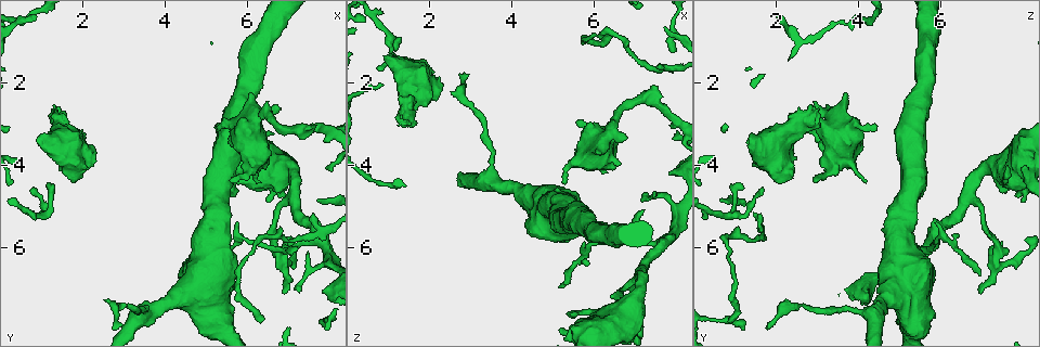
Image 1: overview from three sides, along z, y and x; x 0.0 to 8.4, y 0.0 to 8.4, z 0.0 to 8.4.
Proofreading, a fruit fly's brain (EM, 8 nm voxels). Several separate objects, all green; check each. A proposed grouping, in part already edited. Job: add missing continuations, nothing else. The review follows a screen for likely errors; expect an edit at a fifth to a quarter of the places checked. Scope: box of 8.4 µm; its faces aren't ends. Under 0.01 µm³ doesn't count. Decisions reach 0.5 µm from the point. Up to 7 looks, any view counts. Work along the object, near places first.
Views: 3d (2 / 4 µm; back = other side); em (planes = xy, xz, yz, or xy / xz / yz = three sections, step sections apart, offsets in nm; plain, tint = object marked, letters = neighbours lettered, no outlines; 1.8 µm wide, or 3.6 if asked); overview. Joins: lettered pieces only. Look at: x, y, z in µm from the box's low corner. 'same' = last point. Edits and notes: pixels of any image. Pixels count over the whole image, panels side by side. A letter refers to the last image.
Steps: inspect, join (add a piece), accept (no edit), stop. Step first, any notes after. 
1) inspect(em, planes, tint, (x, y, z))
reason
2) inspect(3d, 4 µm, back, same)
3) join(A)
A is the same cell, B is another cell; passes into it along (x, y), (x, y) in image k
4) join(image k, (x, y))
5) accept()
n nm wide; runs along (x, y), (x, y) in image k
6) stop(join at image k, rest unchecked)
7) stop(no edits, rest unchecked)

inspect(3d, 2 µm, (6.45, 5.75, 0.80))
abrupt turn

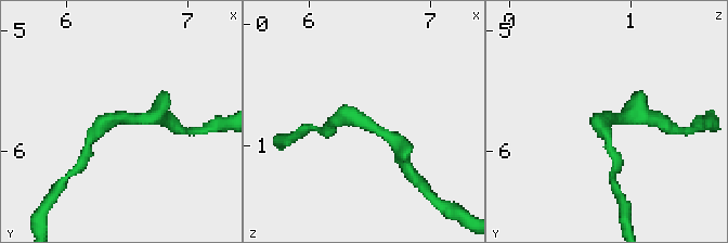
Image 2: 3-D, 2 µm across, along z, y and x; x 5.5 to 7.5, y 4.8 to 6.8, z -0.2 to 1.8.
inspect(em, planes, letters, (6.40, 5.74, 0.78))

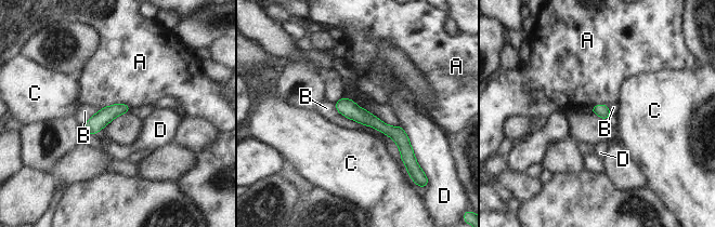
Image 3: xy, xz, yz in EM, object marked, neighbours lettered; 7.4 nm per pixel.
accept()
100 nm wide; A, B, C and D are other cells; border along (334, 103), (343, 116), (363, 124) in image 3; no lettered piece goes on from it

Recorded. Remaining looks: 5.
inspect(3d, 2 µm, (6.90, 7.05, 6.95))
free end

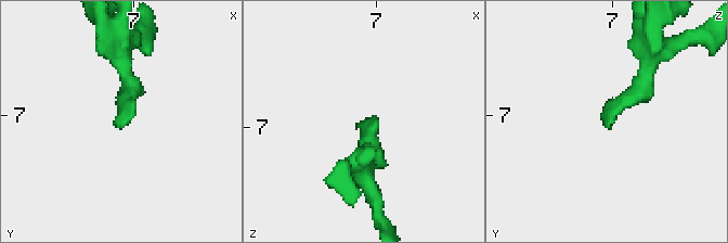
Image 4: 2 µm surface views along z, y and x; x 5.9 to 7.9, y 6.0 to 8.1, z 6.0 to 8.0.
inspect(em, planes, letters, (6.90, 7.08, 6.92))
now the EM

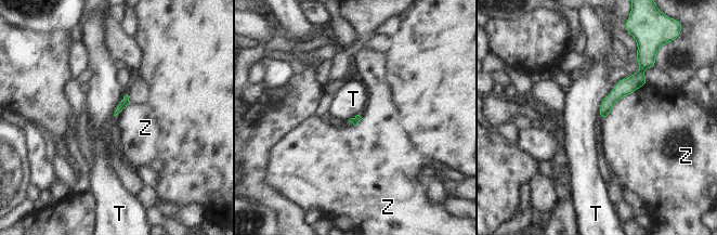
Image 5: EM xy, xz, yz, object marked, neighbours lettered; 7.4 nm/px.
accept()
T and Z are other cells; border along (617, 82), (602, 101), (598, 116) in image 5; none of them fits

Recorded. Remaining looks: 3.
inspect(3d, 4 µm, back, (6.20, 4.40, 4.20))
branch stops here

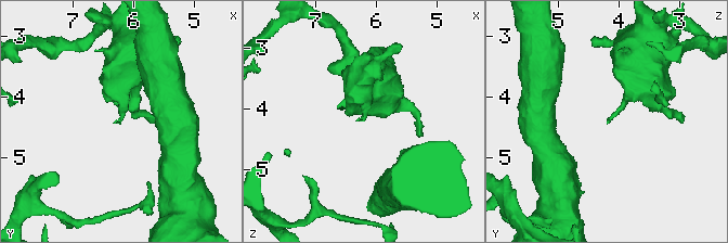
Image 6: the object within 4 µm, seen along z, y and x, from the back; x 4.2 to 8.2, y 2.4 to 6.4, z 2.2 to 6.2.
inspect(em, 3.6 µm, planes, letters, (6.20, 4.40, 4.20))

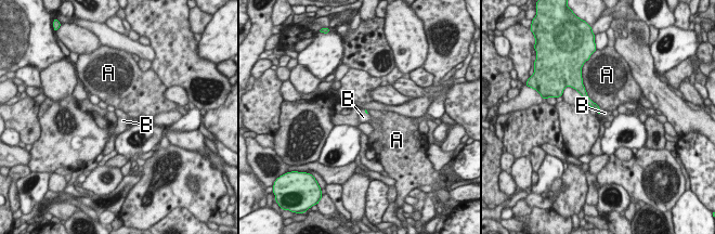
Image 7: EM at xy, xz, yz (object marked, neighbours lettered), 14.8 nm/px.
join(B)
A touches over 360 nm; B is the same cell, A is another cell; passes into it along (592, 104), (599, 111), (605, 113) in image 7; it goes on there

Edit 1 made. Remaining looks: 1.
stop(join at image 7, rest unchecked)

